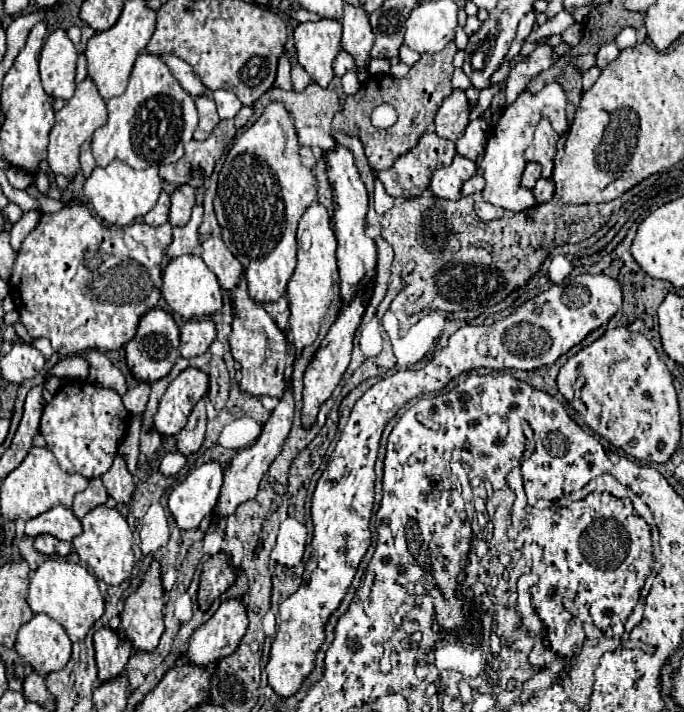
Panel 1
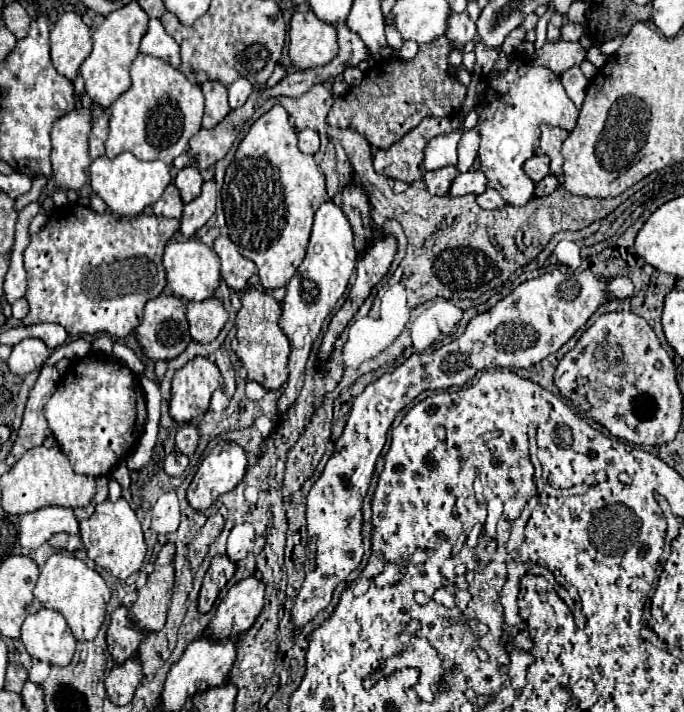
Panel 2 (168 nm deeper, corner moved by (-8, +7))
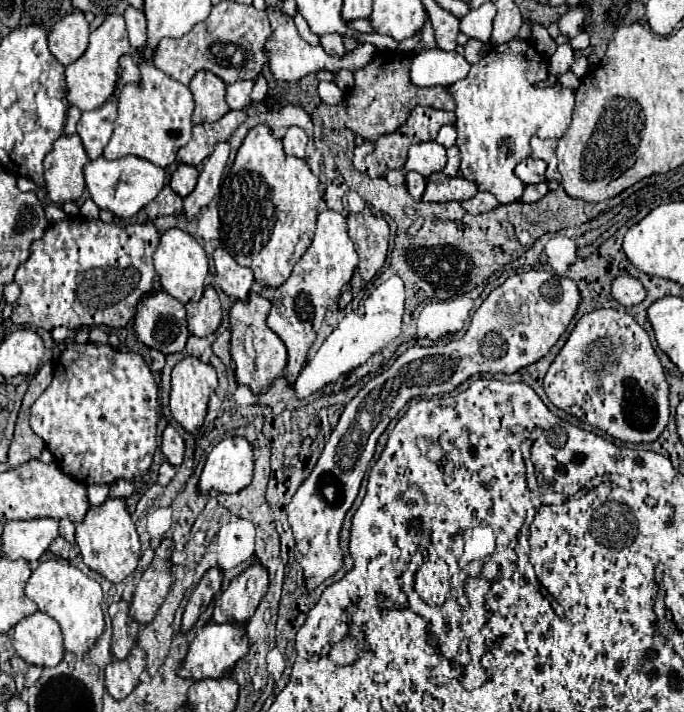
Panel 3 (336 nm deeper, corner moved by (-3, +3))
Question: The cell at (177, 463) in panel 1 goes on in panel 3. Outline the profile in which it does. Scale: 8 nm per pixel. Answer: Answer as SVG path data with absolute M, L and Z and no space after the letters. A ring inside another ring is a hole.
M163 461L163 463L161 463L161 469L159 469L159 477L157 477L157 481L159 481L161 485L169 485L169 481L175 477L175 473L177 473L177 469L171 467L169 461Z

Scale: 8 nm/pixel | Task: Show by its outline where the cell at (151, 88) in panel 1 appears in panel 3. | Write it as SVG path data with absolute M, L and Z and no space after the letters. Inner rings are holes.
M149 61L139 63L139 73L139 83L127 83L117 95L119 113L115 119L115 131L103 149L103 157L119 159L125 155L135 155L151 161L153 165L167 167L175 161L177 151L191 141L195 99L187 85L171 79Z

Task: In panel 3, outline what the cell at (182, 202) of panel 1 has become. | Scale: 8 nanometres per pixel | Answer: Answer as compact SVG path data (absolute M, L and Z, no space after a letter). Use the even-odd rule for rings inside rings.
M179 165L175 169L175 173L171 175L171 183L169 185L171 185L171 189L177 195L181 195L185 199L195 189L197 177L199 177L199 173L197 173L195 167L191 167L191 165Z

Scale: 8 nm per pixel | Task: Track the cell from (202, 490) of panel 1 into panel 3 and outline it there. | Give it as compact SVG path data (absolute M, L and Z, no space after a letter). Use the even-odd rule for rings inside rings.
M229 437L219 441L207 457L205 469L199 477L199 493L207 495L211 489L219 493L237 493L253 479L253 447L243 437Z

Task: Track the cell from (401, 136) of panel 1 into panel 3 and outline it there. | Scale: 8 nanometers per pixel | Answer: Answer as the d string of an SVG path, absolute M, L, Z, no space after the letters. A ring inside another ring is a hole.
M401 51L375 53L373 61L367 67L355 71L355 85L345 93L345 99L335 107L321 103L311 115L313 123L325 129L349 129L355 135L361 135L365 141L375 141L381 135L397 131L409 119L411 111L417 105L435 107L443 111L455 109L455 99L451 99L447 87L429 87L429 89L415 87L411 83L409 69L411 69L411 57L407 53Z

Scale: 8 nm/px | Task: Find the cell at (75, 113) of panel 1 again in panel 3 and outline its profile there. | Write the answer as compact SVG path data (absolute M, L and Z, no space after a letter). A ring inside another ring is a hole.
M79 135L59 137L43 163L47 195L53 203L61 205L65 201L77 201L83 195L83 167L89 163L89 157Z

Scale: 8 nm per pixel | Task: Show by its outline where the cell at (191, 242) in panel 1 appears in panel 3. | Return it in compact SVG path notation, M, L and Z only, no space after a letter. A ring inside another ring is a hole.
M219 143L203 167L199 181L197 181L197 187L183 201L183 213L187 219L195 219L195 215L203 207L207 207L219 193L221 173L227 165L227 159L229 159L229 143Z

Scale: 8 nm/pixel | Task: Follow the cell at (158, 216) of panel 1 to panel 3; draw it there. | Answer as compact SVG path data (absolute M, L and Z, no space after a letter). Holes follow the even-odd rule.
M165 185L163 191L145 207L145 213L149 215L151 221L157 217L165 217L165 215L181 215L183 199L169 185Z

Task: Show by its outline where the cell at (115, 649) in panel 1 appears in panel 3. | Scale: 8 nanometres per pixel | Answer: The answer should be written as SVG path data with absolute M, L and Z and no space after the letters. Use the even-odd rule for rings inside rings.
M119 601L113 603L109 607L109 615L113 621L113 639L111 639L111 653L117 659L125 659L131 651L131 647L135 645L137 639L137 631L139 631L139 623L135 623L129 617L129 603L127 601Z

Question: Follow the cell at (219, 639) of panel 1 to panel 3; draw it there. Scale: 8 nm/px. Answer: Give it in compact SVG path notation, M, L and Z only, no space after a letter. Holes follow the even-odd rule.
M255 563L241 575L237 575L229 589L215 599L213 621L215 623L247 623L267 593L267 571Z

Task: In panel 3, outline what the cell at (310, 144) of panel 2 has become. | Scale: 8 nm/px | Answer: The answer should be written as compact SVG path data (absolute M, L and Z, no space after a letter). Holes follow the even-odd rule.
M289 127L285 137L283 137L283 149L287 155L293 155L293 157L305 157L305 147L307 147L307 133L301 129L301 127Z

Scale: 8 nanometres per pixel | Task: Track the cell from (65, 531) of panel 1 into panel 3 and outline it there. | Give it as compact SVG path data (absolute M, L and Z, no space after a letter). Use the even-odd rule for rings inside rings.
M51 517L9 521L3 529L5 557L37 561L57 535L59 535L59 521Z

